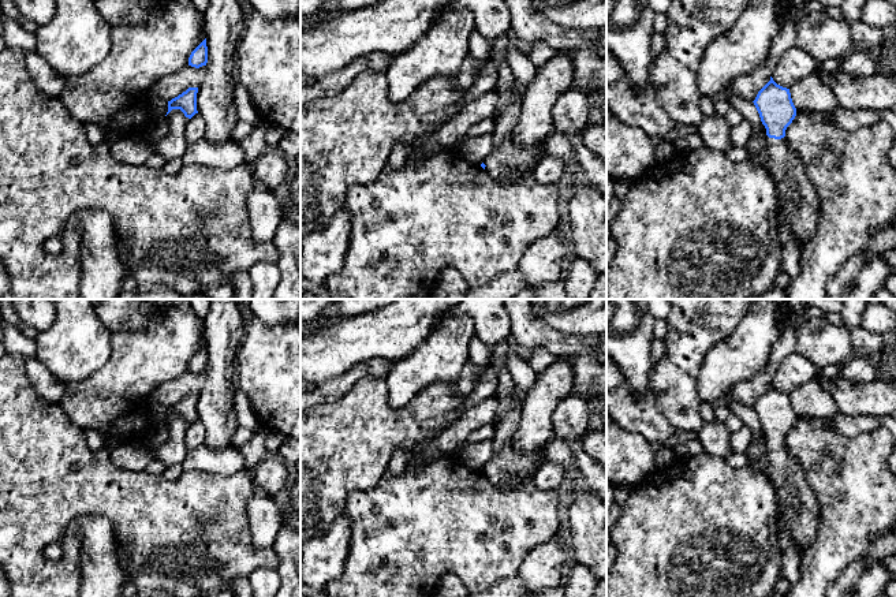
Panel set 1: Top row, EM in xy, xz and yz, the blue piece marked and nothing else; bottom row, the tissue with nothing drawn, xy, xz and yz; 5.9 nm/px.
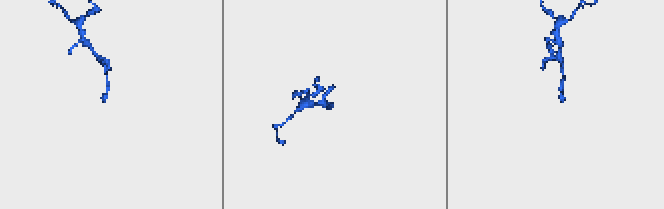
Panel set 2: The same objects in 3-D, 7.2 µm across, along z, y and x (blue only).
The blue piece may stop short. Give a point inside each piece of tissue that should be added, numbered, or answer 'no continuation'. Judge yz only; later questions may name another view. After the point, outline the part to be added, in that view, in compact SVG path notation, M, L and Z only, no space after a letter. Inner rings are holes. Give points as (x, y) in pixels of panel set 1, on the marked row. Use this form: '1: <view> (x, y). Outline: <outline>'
1: yz (798, 201). Outline: M787 138L766 141L762 154L751 154L751 161L762 164L773 179L777 195L777 228L785 220L800 246L815 232L821 206L806 167Z

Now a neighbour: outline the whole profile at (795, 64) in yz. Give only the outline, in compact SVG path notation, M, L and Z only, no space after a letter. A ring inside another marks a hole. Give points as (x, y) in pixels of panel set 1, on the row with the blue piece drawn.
M792 45L781 55L772 78L777 85L789 89L814 71L813 57L806 51Z

